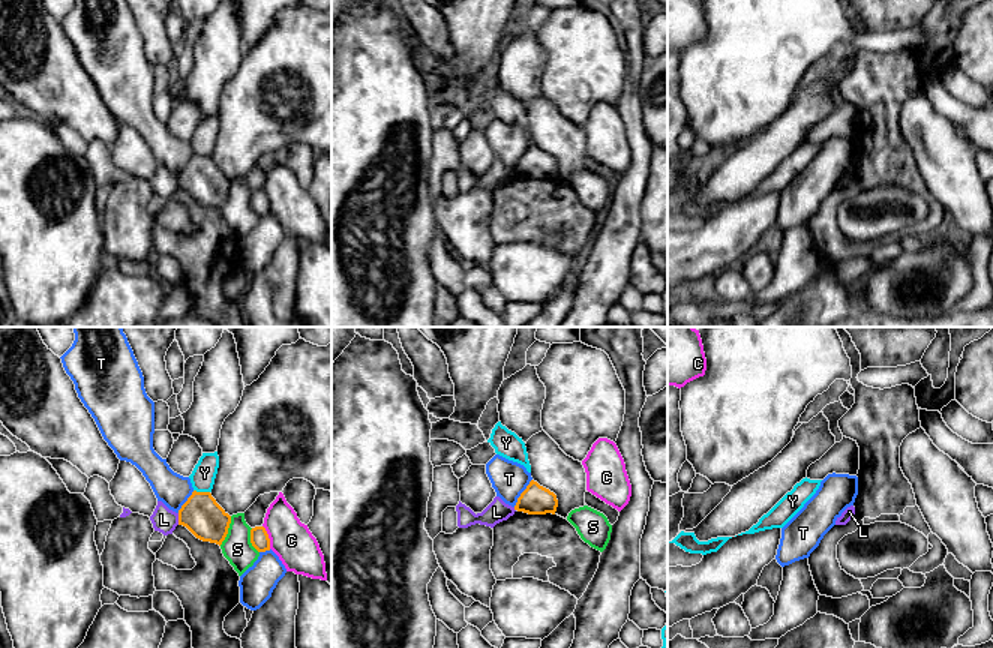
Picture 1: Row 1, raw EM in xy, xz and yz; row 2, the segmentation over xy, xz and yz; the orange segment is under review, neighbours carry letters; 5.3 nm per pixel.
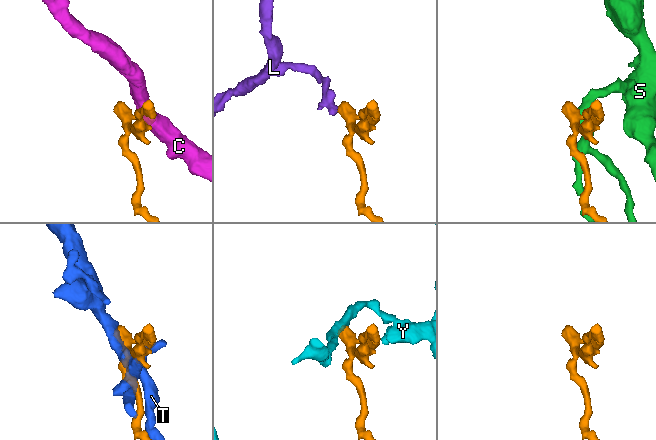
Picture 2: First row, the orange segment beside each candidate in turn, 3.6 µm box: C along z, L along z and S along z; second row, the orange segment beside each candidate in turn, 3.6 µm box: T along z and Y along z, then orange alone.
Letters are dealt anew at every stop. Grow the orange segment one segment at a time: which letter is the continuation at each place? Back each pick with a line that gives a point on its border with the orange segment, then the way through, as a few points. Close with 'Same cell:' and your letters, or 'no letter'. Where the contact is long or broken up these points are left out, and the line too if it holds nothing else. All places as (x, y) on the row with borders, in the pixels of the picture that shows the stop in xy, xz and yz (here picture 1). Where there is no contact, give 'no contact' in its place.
Same cell: no letter

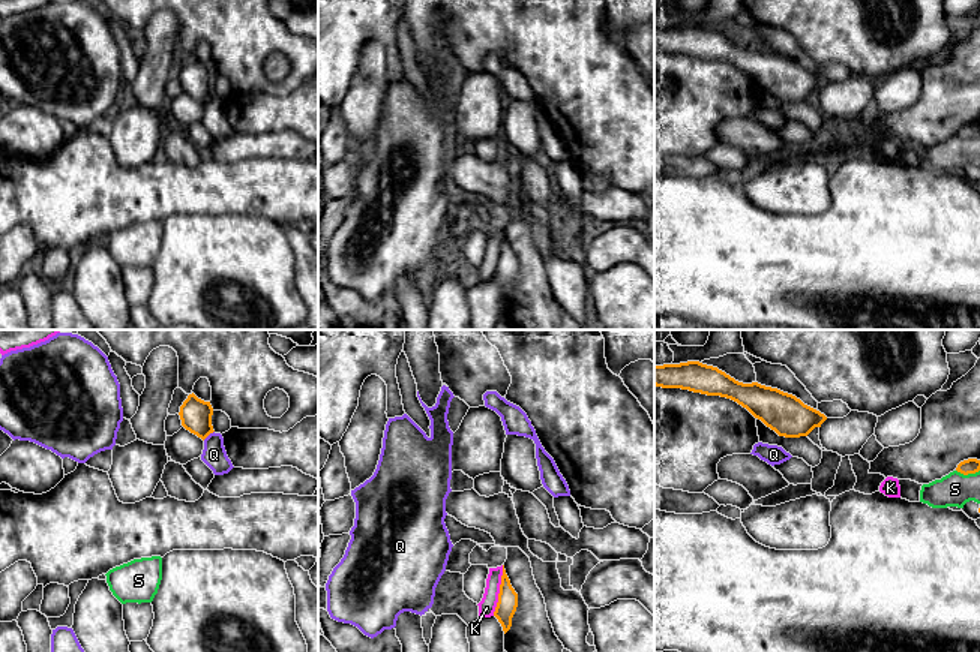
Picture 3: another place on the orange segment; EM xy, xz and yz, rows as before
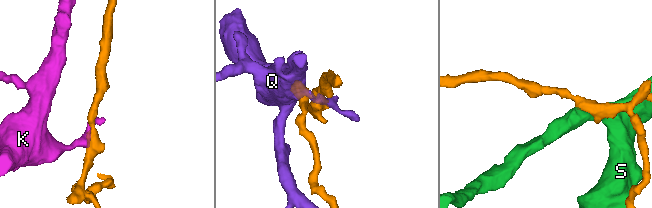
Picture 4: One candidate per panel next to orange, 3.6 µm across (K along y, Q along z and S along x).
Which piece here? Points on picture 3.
Same cell: no letter

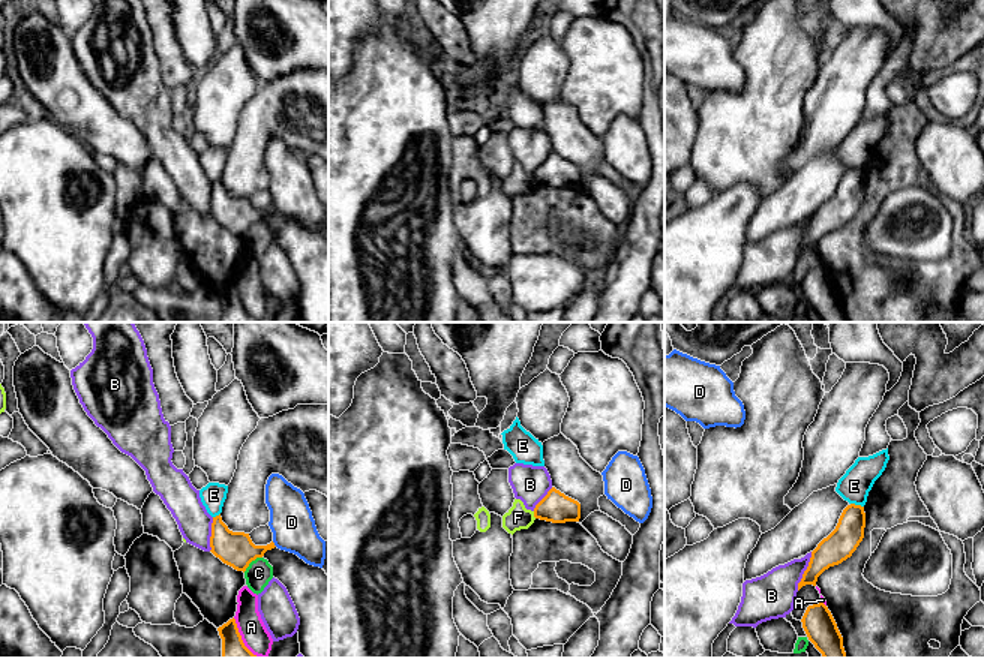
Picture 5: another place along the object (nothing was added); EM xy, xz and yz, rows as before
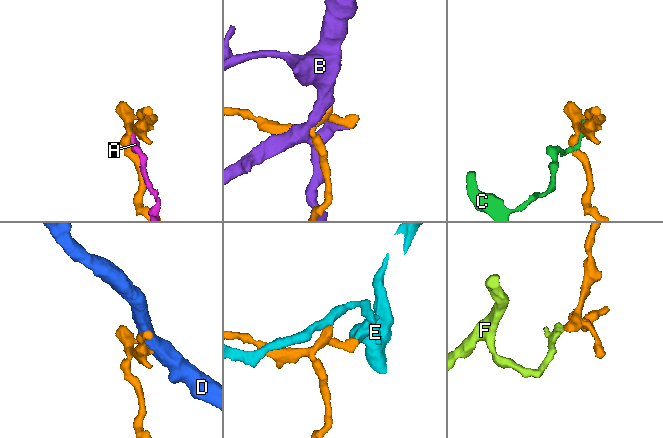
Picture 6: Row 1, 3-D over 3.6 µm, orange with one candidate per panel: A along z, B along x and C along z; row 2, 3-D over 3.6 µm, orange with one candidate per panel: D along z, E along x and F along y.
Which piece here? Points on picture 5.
Same cell: no letter

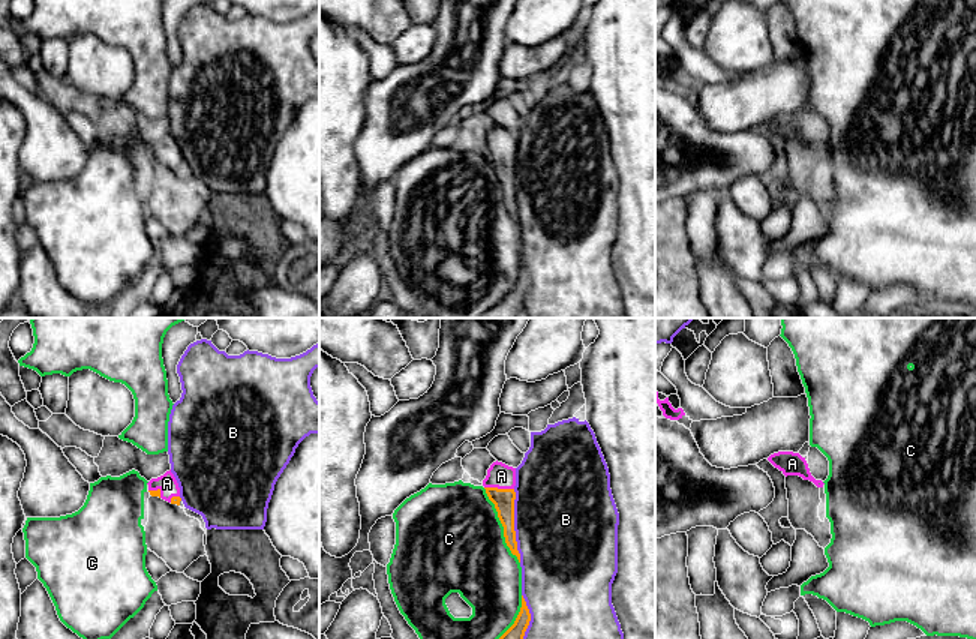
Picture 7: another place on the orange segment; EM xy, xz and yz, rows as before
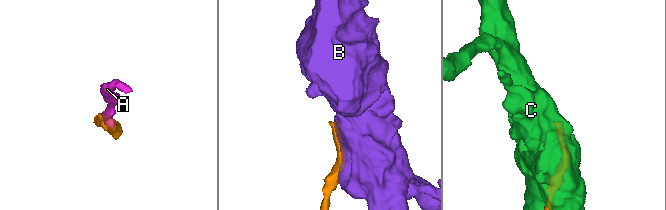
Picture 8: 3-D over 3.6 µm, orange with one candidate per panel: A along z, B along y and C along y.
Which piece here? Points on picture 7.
A: contact xz (499, 489); way xz (502, 498), (499, 489), (501, 476)
Same cell: A

